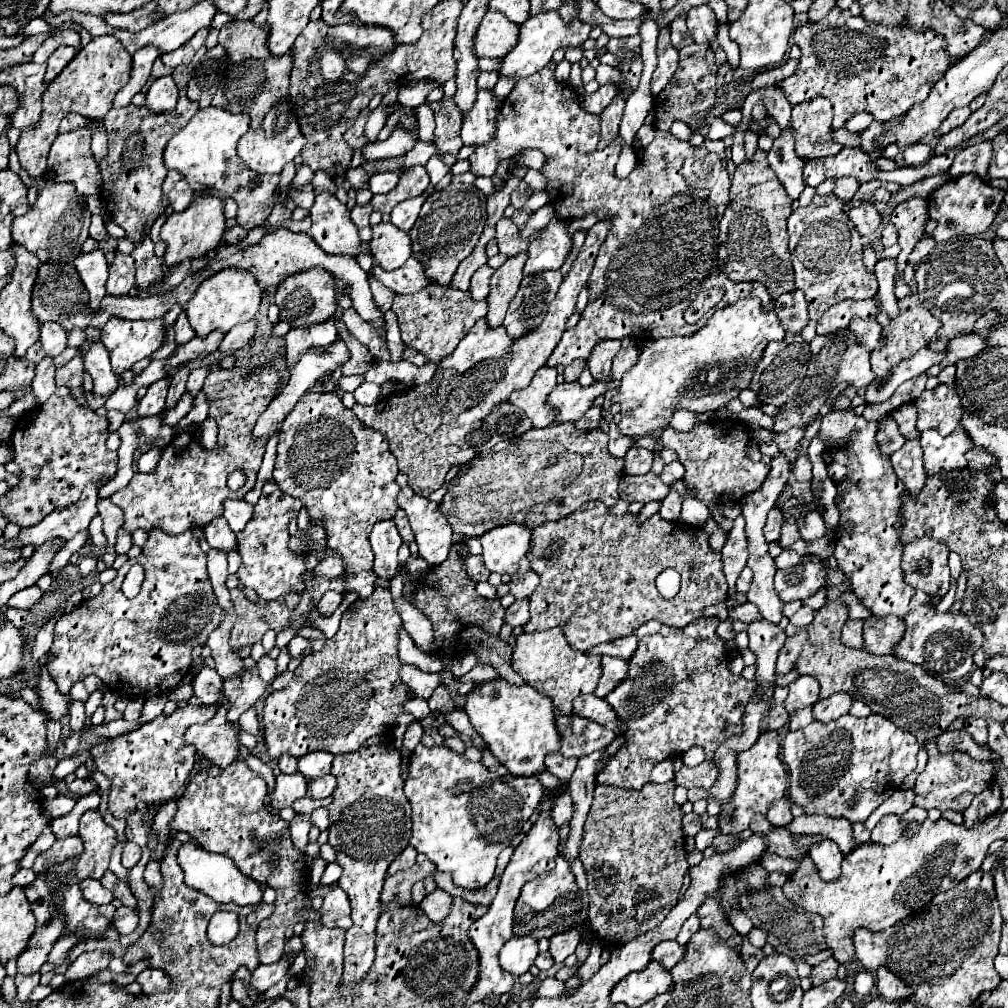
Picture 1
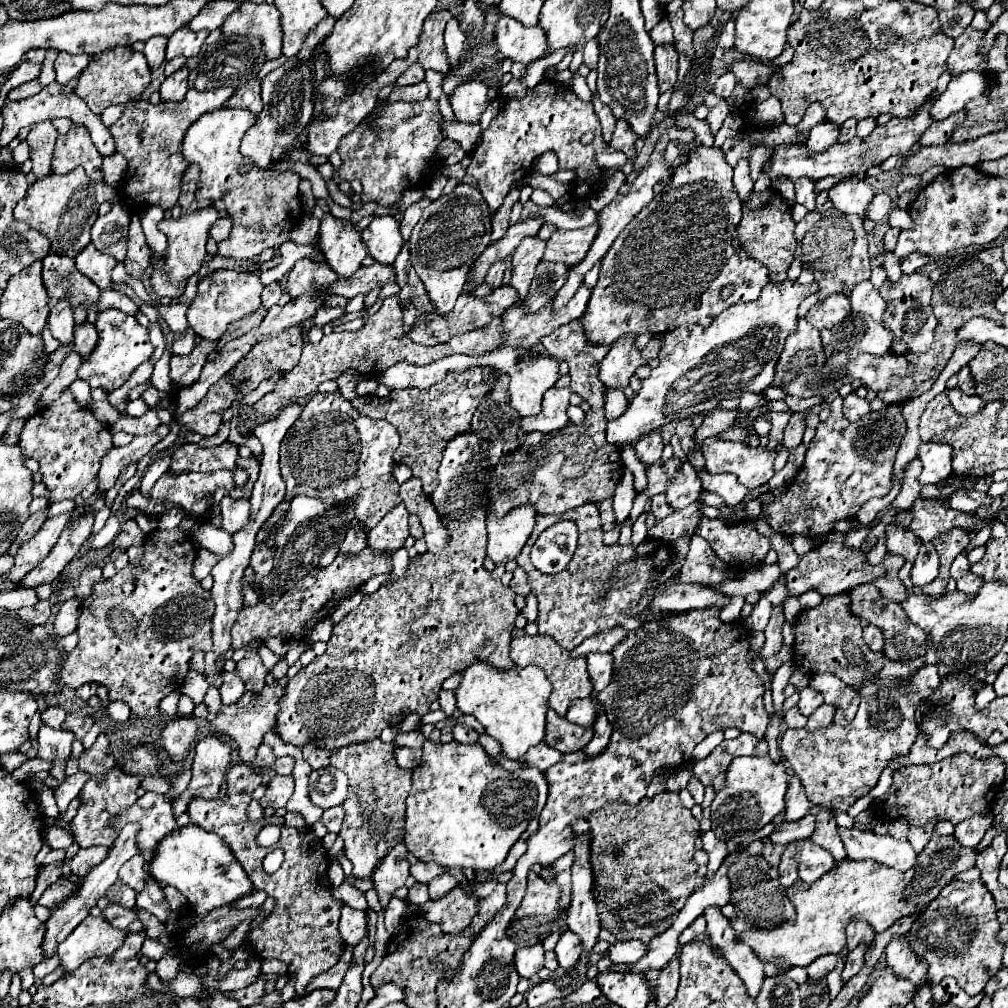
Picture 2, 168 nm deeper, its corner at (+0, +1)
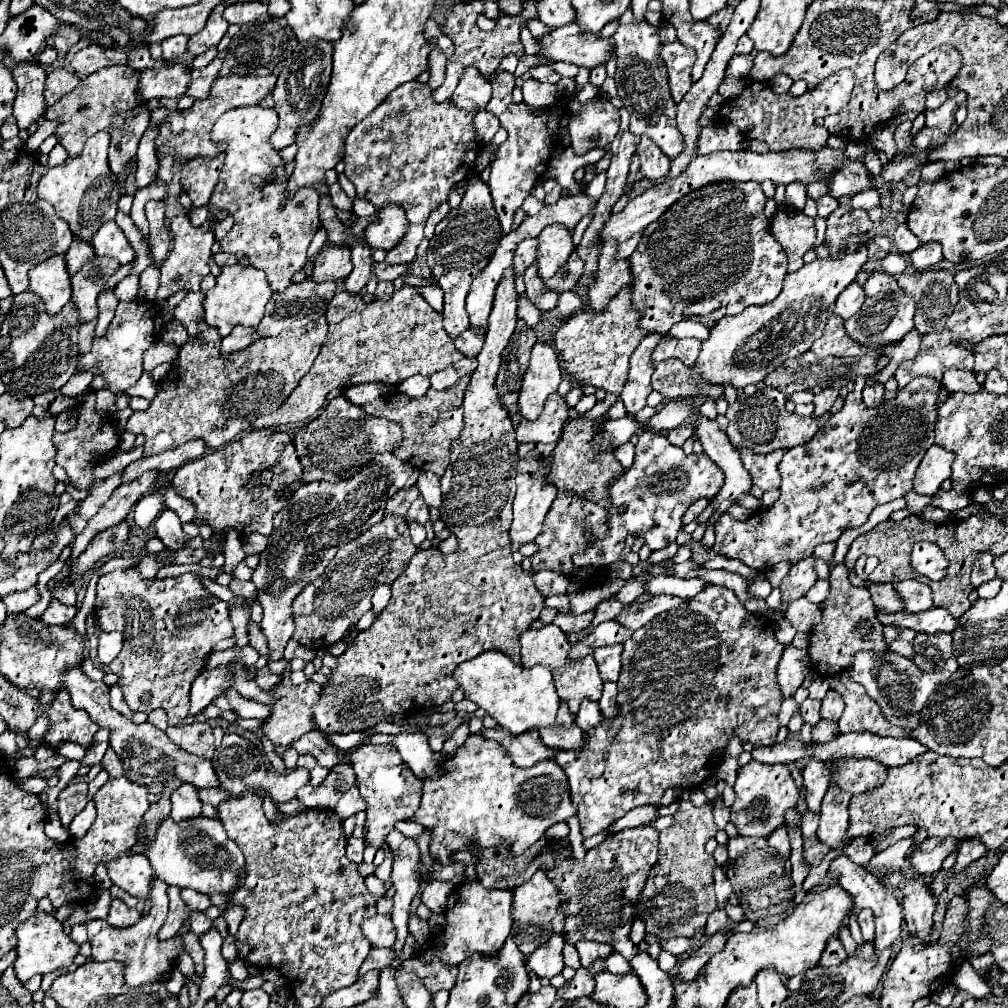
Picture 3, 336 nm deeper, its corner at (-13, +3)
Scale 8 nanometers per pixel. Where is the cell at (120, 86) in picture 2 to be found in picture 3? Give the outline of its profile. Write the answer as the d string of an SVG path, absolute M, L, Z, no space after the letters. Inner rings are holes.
M180 65L162 69L144 69L140 71L140 97L180 99L186 95L190 81L192 81L190 73Z

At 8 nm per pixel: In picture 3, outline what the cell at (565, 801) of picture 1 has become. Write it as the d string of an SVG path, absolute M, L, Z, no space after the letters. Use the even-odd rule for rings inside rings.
M642 805L642 807L636 807L632 811L628 811L622 819L614 821L608 829L612 833L620 831L620 829L628 829L628 827L638 827L638 825L648 825L650 821L656 821L658 819L658 805Z

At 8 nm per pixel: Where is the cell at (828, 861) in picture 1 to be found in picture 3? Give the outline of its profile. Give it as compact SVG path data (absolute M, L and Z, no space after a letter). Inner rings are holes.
M832 785L822 799L818 839L832 849L844 847L842 839L848 831L848 803L850 803L850 797L852 797L852 793L846 793L840 787Z

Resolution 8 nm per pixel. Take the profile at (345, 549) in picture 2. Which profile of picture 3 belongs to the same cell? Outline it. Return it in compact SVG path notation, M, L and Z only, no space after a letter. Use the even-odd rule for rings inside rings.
M418 487L400 489L400 491L394 495L394 499L388 501L388 511L386 511L386 515L402 515L402 517L404 517L404 515L408 513L412 501L414 501L418 495L420 495Z

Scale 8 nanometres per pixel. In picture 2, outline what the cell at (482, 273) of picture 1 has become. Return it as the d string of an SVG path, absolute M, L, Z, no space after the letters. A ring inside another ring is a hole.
M499 261L499 263L493 263L487 271L487 277L485 277L485 283L491 287L491 289L497 289L501 287L501 277L503 277L503 269L505 269L505 263Z

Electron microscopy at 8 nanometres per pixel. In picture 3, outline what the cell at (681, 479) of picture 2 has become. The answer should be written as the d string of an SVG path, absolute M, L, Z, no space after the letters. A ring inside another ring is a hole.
M644 431L636 443L636 457L630 469L626 469L618 479L614 479L608 487L610 495L610 507L608 511L608 535L604 539L594 539L578 553L572 555L572 563L576 567L604 567L612 565L620 559L620 551L624 549L626 535L642 537L644 543L652 549L664 549L672 541L654 541L654 519L662 519L660 523L674 527L660 527L660 529L680 529L682 517L686 509L698 501L700 497L712 499L720 487L724 485L724 471L708 459L704 453L692 453L686 455L682 449L674 447L664 433Z

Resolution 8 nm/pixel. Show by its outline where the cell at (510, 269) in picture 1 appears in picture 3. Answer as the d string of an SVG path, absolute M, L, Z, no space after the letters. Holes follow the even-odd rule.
M548 225L540 233L540 247L536 261L540 263L540 275L544 281L548 281L574 253L572 245L572 233L564 225Z

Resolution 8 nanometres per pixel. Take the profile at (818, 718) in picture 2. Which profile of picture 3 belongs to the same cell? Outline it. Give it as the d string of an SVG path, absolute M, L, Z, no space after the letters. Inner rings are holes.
M820 719L820 721L816 723L816 727L812 729L812 739L814 739L814 743L828 743L828 741L832 741L838 733L840 733L840 731L838 731L838 725L836 725L836 723L828 723L828 721Z

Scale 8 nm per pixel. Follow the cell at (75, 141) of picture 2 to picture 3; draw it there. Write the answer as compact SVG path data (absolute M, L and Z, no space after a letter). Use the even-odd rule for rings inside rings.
M114 65L100 69L92 73L90 77L82 79L80 85L64 95L58 103L46 109L46 119L56 121L56 137L60 145L68 151L68 155L78 155L84 147L84 141L98 133L98 131L108 131L112 135L110 141L110 169L114 175L122 173L128 161L136 157L136 149L140 143L140 137L150 125L150 111L148 111L148 101L138 95L138 71L134 71L128 65Z

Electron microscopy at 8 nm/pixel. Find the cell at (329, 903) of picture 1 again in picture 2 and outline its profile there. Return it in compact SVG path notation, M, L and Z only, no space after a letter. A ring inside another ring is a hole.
M343 905L341 919L339 919L339 933L341 933L341 939L345 945L349 945L349 947L355 945L355 941L359 941L359 937L363 937L365 925L367 925L367 917L363 911Z

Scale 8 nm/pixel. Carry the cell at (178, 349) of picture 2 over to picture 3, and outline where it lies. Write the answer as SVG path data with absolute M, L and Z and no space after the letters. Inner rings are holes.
M202 291L188 293L186 299L174 311L174 319L180 321L186 327L186 331L188 331L190 337L194 337L198 333L198 319L202 319L202 315L204 315L204 311L202 311L202 299L204 299Z

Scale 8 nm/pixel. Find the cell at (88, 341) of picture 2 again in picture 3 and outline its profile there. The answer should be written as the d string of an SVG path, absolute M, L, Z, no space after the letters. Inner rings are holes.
M106 289L102 291L102 295L98 297L98 325L96 325L96 337L104 335L112 317L114 317L114 311L116 311L116 305L120 303L120 299L116 299L114 295L114 289Z

